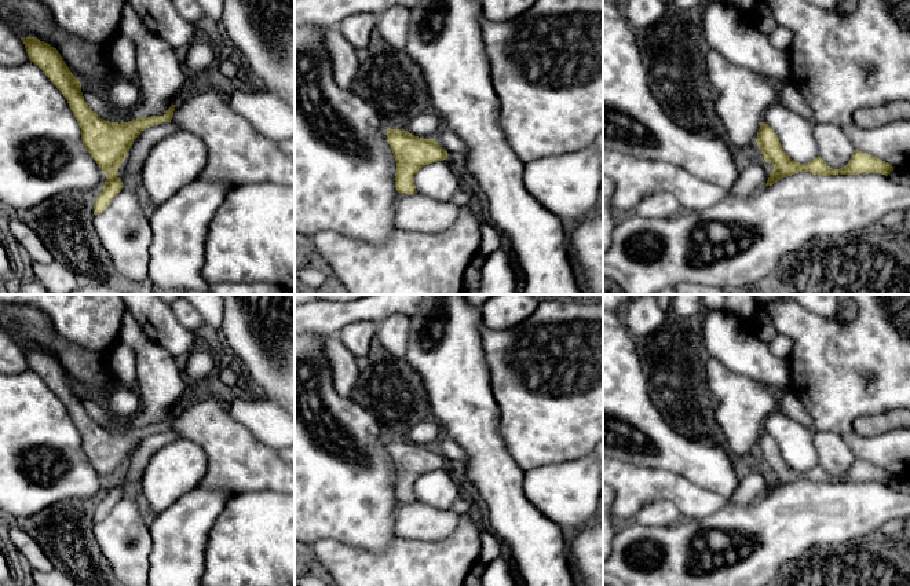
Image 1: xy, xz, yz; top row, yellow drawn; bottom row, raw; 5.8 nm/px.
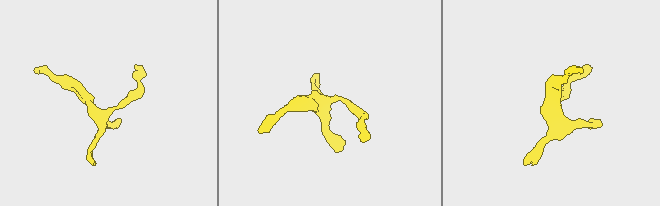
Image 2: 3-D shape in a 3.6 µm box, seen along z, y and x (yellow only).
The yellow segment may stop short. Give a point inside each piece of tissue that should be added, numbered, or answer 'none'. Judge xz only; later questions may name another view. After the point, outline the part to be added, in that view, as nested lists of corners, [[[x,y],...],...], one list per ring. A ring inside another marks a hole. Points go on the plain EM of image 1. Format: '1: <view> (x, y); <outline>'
none

